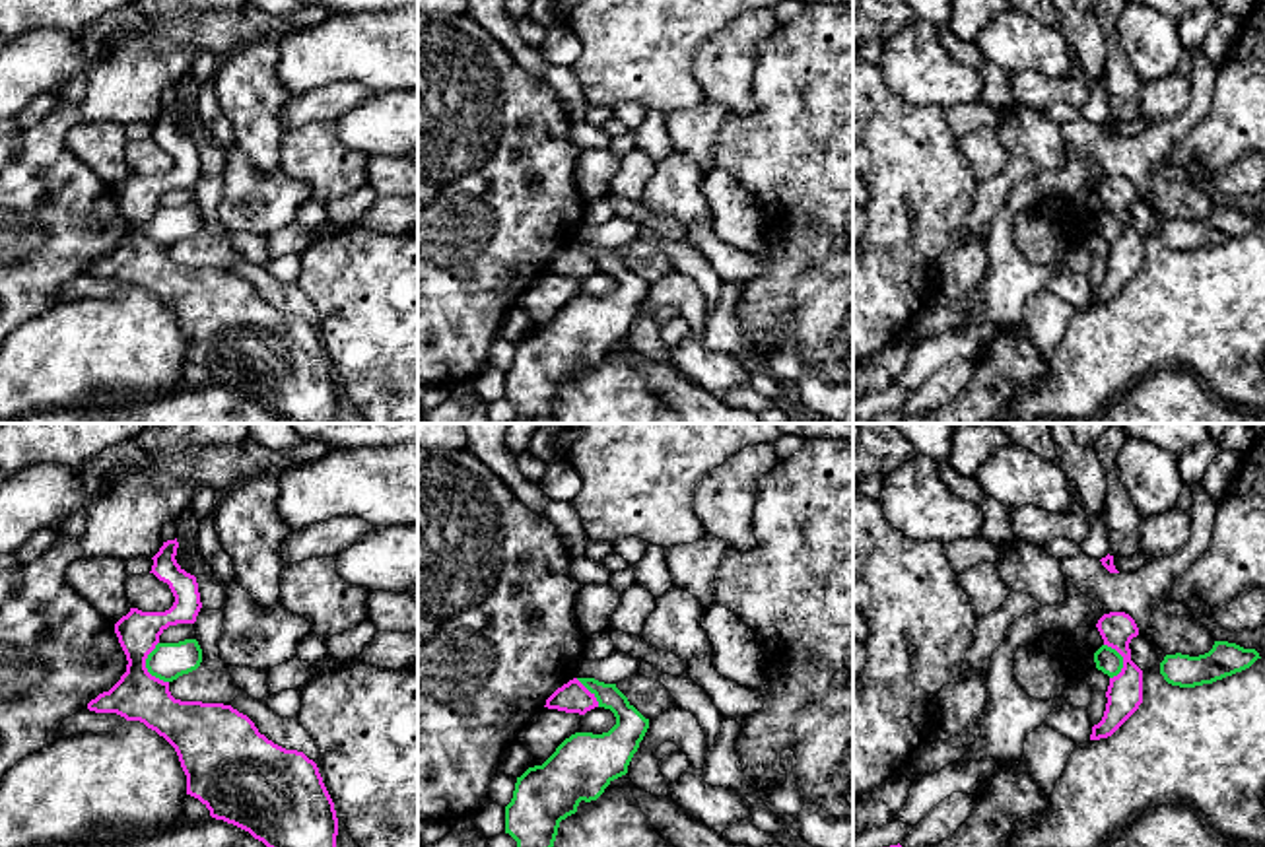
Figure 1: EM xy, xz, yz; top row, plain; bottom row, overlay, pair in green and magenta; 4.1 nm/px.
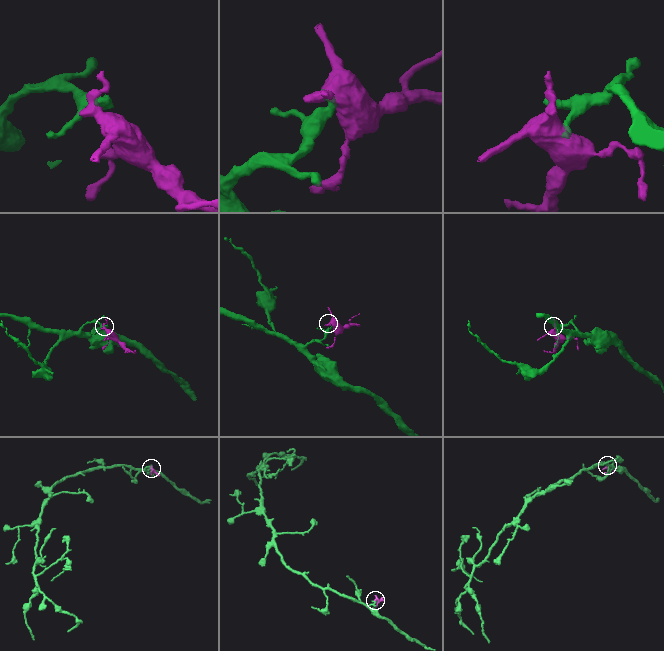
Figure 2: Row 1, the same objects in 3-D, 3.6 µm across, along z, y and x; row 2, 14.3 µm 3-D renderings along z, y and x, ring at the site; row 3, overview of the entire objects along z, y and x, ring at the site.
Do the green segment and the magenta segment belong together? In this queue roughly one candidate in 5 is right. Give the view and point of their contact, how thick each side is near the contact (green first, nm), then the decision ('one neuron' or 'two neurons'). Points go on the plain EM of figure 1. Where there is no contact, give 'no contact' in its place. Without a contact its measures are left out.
contact xy (146, 232); calibres 160 and 200 nm; two neurons

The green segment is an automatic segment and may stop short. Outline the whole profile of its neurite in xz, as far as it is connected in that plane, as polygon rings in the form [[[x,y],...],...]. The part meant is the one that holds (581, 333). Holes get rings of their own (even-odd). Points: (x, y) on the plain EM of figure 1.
[[[577,245],[597,262],[598,272],[614,278],[616,289],[602,299],[571,299],[542,330],[517,342],[505,371],[505,398],[517,406],[517,424],[552,416],[560,387],[575,379],[581,365],[597,365],[614,344],[628,338],[649,293],[649,284],[616,249]]]

